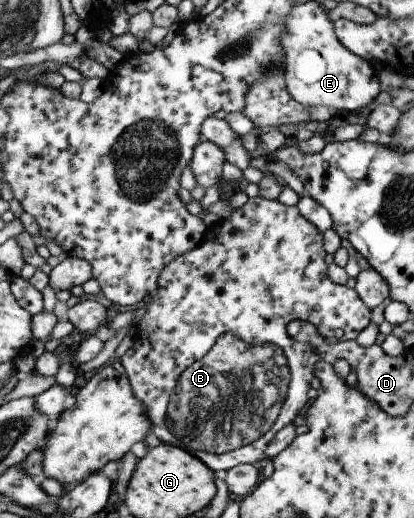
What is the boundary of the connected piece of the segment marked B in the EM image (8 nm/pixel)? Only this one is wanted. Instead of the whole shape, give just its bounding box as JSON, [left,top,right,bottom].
[120,195,372,471]

